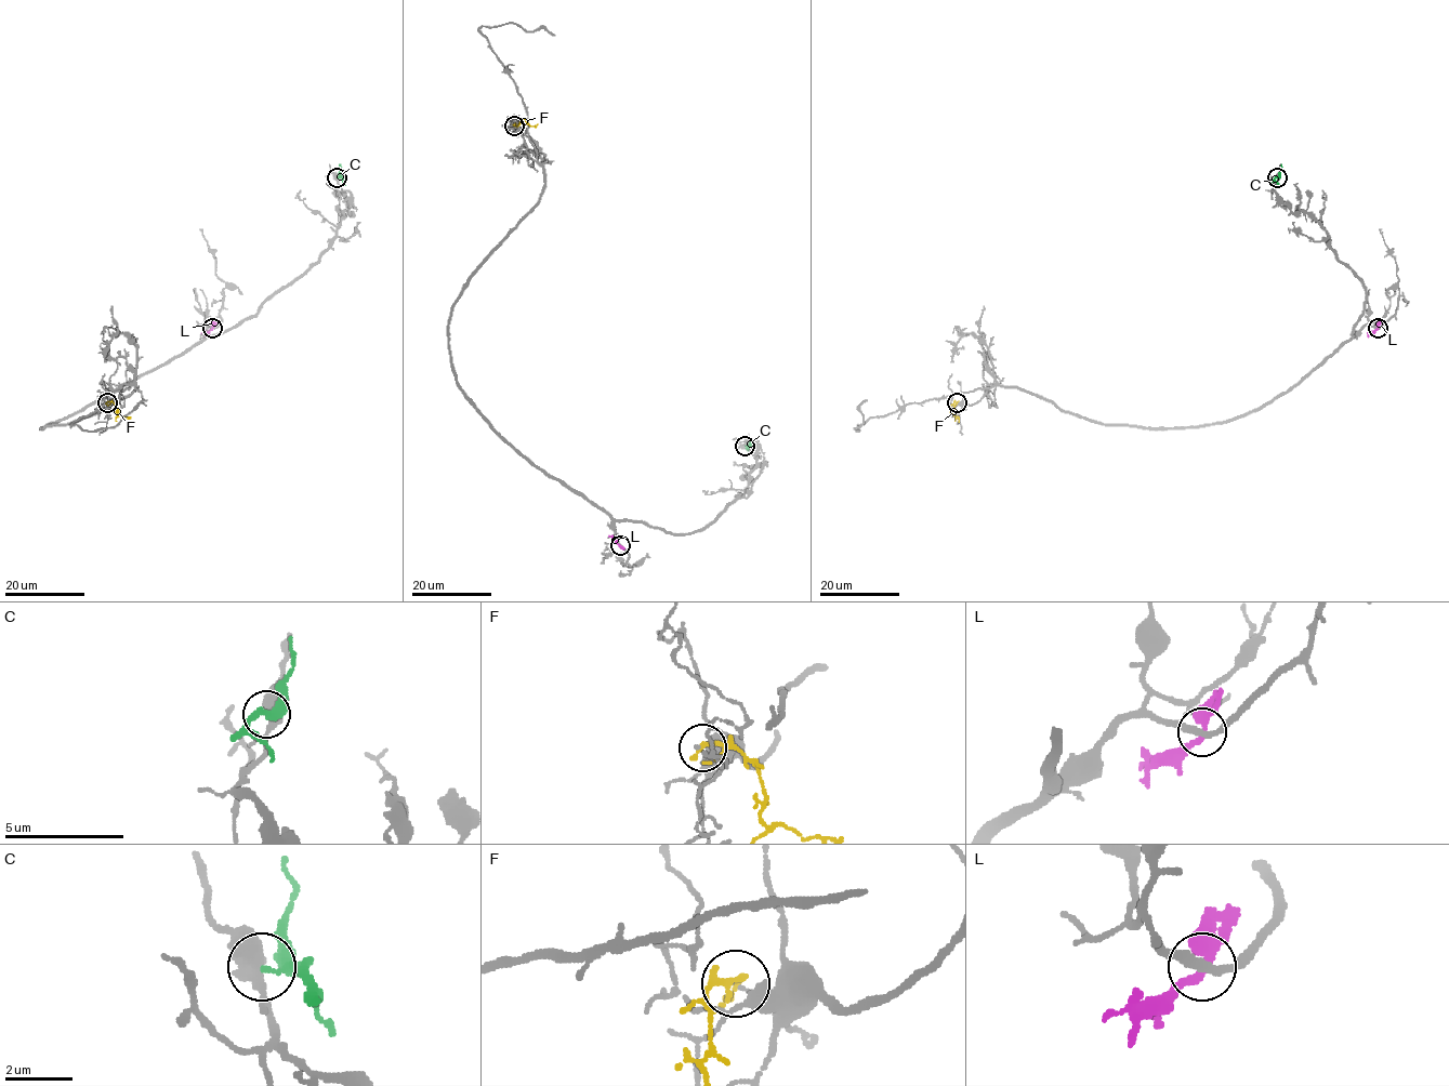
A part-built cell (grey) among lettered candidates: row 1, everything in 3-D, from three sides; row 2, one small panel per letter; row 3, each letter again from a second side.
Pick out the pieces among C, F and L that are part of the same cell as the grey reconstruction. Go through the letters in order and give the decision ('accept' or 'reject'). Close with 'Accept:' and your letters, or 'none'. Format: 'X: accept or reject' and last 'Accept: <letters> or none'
C: reject
F: reject
L: reject
Accept: none

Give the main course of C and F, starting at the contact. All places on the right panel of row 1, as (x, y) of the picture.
C: (1277, 177), (1281, 164)
F: (957, 401), (953, 413), (959, 422)

